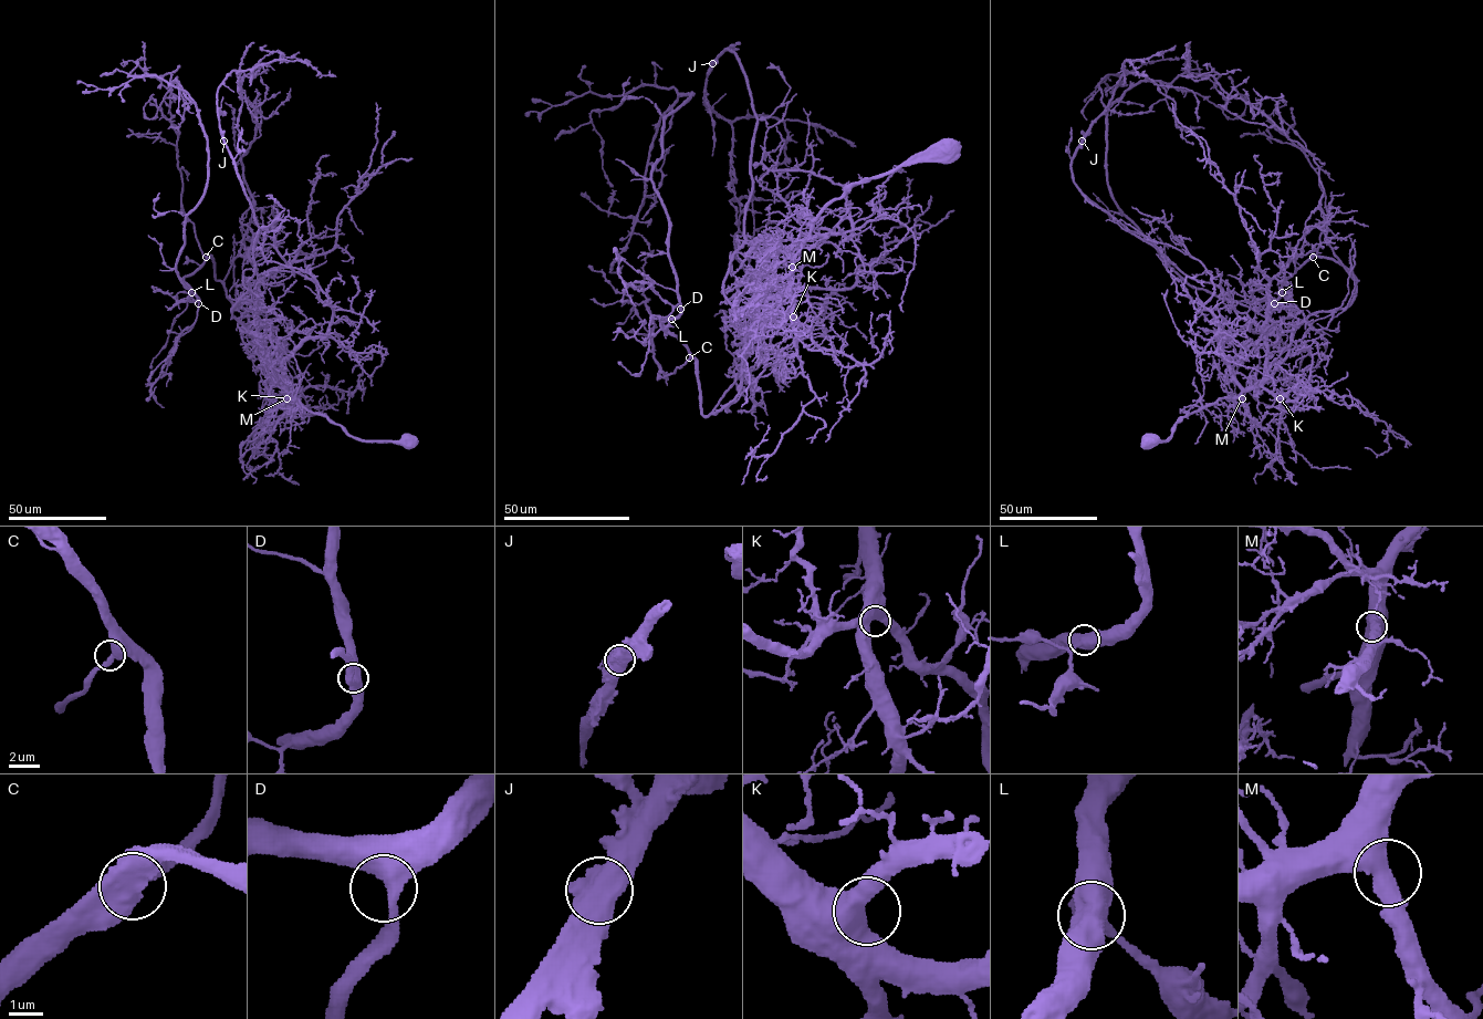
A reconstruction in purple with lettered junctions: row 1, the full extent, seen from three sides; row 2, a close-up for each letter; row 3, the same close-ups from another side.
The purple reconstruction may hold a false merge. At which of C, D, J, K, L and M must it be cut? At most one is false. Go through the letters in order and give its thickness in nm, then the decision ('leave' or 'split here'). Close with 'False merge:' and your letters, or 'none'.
C: 480 nm thick; leave
D: 500 nm thick; leave
J: 750 nm thick; leave
K: 650 nm thick; leave
L: 550 nm thick; leave
M: 500 nm thick; leave
False merge: none

